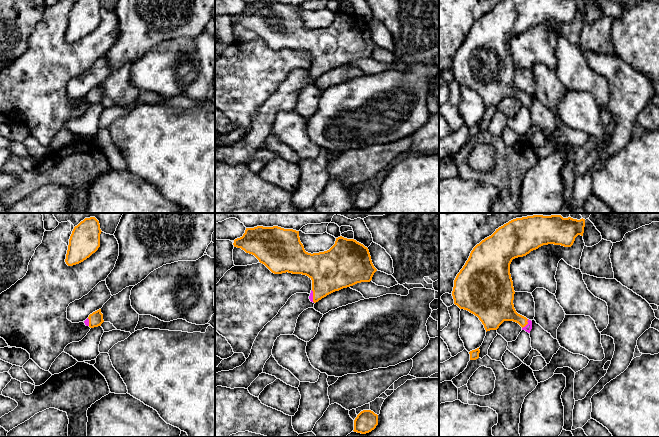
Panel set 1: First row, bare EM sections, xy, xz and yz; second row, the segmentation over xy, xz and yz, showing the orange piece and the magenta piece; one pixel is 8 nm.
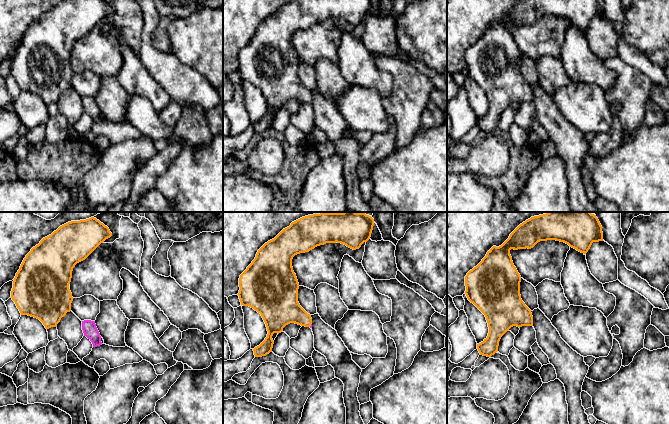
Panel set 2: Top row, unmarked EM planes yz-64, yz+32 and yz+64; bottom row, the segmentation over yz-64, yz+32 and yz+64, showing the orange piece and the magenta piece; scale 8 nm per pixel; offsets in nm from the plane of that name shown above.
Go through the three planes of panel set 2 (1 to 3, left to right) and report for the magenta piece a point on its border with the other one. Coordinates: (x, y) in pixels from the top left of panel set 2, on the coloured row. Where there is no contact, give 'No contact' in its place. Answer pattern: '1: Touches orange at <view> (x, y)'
1: No contact
2: Touches orange at yz+32 (310, 325)
3: No contact

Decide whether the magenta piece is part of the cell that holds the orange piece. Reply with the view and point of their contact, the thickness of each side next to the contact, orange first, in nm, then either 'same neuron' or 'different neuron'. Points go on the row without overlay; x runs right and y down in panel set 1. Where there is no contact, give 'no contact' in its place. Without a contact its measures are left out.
contact yz (526, 100); calibres 220 and 60 nm; same neuron

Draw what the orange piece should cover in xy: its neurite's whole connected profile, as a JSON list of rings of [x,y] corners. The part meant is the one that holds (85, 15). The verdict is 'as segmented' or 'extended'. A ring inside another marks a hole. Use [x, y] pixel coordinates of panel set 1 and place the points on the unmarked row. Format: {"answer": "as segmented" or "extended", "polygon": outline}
{"answer": "as segmented", "polygon": [[[78,0],[69,15],[65,38],[68,42],[79,40],[100,23],[100,0]]]}

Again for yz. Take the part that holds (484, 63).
{"answer": "extended", "polygon": [[[504,0],[489,13],[477,20],[470,29],[468,36],[454,56],[452,72],[454,80],[474,90],[487,107],[497,106],[504,97],[518,99],[522,106],[530,109],[532,97],[518,90],[514,84],[514,63],[510,50],[510,40],[513,35],[523,33],[543,21],[554,20],[571,23],[578,11],[583,12],[585,0]]]}

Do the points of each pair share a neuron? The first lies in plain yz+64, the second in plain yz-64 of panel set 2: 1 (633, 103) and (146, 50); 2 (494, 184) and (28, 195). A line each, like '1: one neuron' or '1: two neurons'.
1: one neuron
2: two neurons

